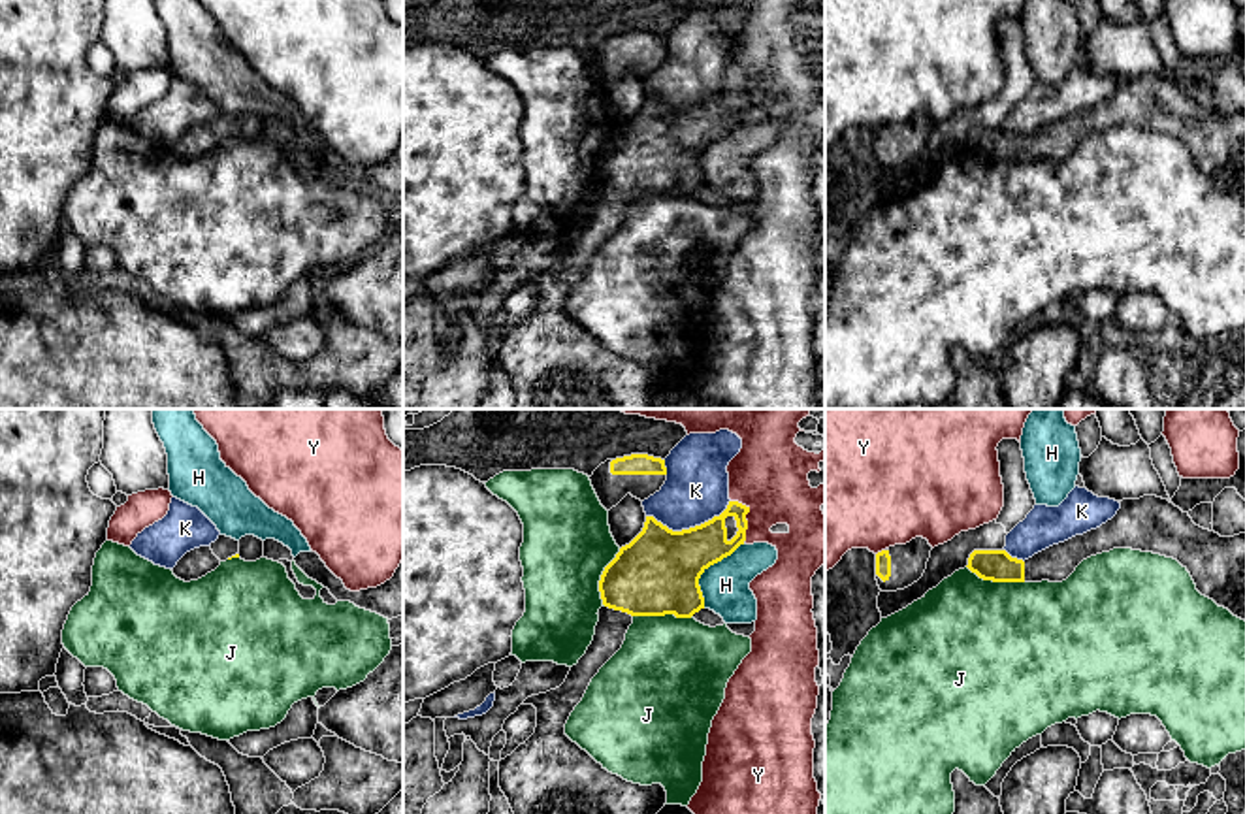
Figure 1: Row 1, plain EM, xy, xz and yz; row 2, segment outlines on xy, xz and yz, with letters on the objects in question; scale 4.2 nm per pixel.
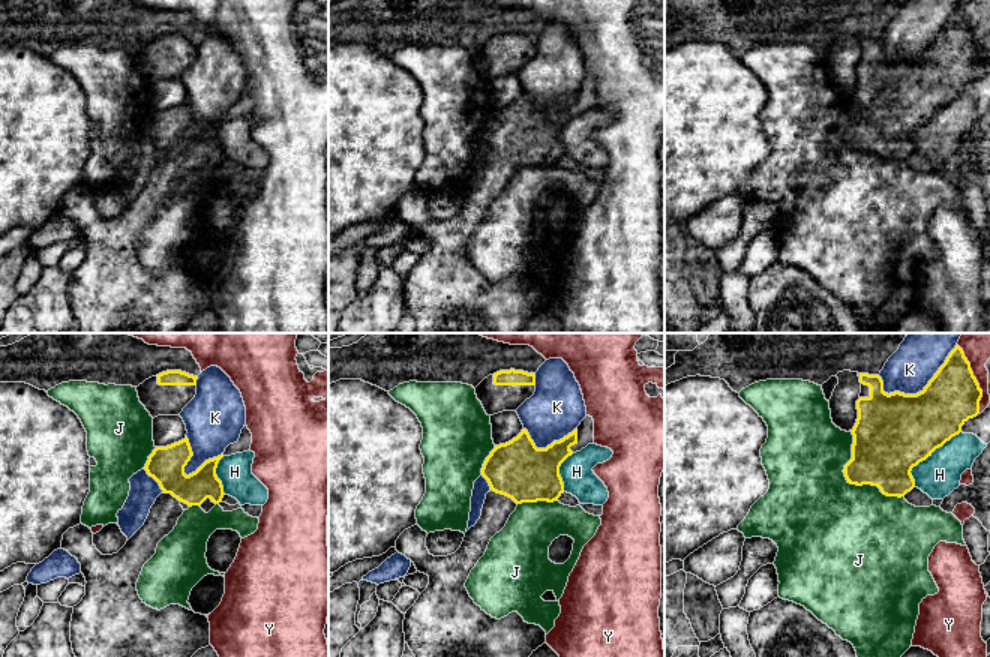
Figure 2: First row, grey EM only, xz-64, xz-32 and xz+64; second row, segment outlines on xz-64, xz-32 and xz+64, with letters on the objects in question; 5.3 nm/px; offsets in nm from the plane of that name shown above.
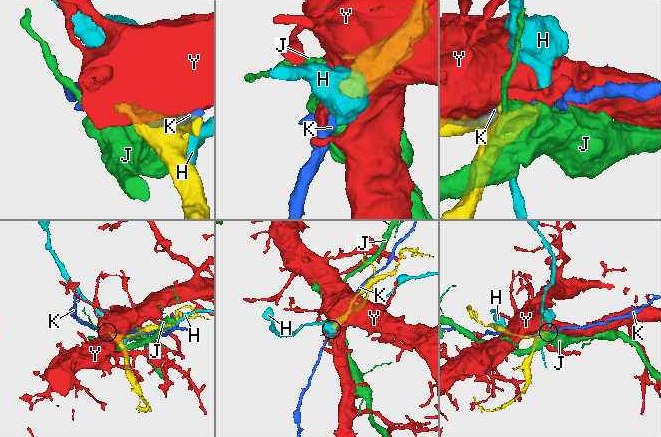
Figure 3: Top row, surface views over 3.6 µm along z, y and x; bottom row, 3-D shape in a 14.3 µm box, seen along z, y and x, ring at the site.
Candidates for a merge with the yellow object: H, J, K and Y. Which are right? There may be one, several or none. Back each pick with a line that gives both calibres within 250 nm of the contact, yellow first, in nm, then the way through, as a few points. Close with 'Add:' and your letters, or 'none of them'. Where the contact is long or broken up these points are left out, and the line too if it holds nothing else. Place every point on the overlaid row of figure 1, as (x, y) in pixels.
Add: none of them

